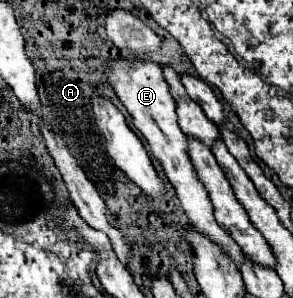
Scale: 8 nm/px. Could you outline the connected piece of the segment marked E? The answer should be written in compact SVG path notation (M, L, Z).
M137 59L113 61L113 63L109 63L109 67L111 67L111 71L107 73L109 83L113 85L121 103L131 113L133 125L147 139L151 153L163 165L163 171L165 171L167 179L171 181L171 185L175 187L177 197L179 197L181 207L185 209L187 217L191 219L195 229L199 229L199 233L203 233L207 239L217 243L223 249L223 253L233 261L233 265L237 265L237 269L241 269L243 261L247 261L245 253L225 233L225 229L215 221L215 217L211 213L211 199L207 199L207 189L203 189L203 185L195 173L195 167L191 165L191 157L187 157L187 135L179 129L179 121L177 121L177 113L175 113L177 103L171 95L171 87L167 85L167 81L163 77L161 67L151 61L137 61Z

